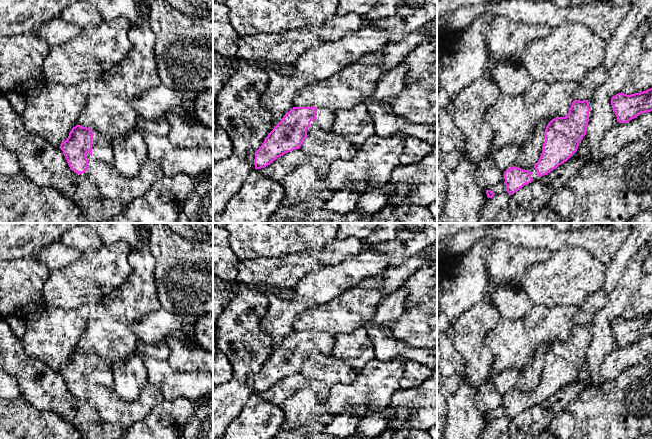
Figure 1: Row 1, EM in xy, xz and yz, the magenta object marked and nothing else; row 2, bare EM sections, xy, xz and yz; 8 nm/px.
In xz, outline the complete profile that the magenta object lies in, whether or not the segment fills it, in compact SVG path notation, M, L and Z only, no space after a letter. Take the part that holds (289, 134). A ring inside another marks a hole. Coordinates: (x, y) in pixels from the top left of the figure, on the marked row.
M293 107L274 126L255 153L255 169L265 168L278 157L295 149L300 149L308 136L310 122L316 120L316 107Z

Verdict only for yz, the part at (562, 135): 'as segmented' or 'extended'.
as segmented

